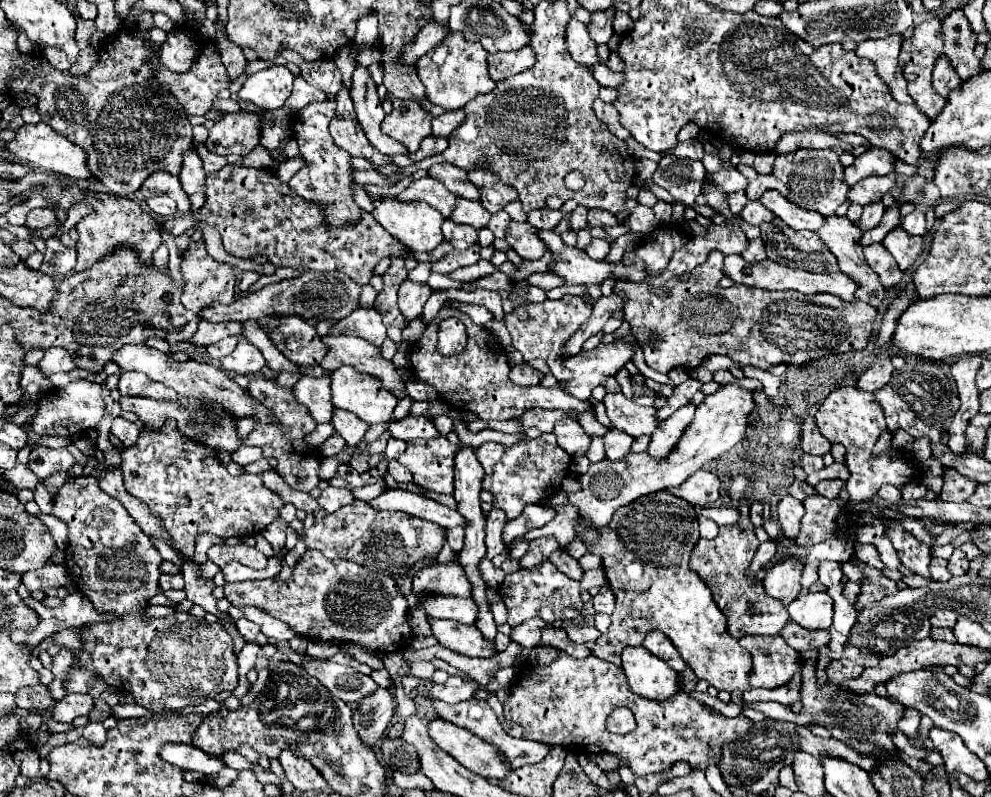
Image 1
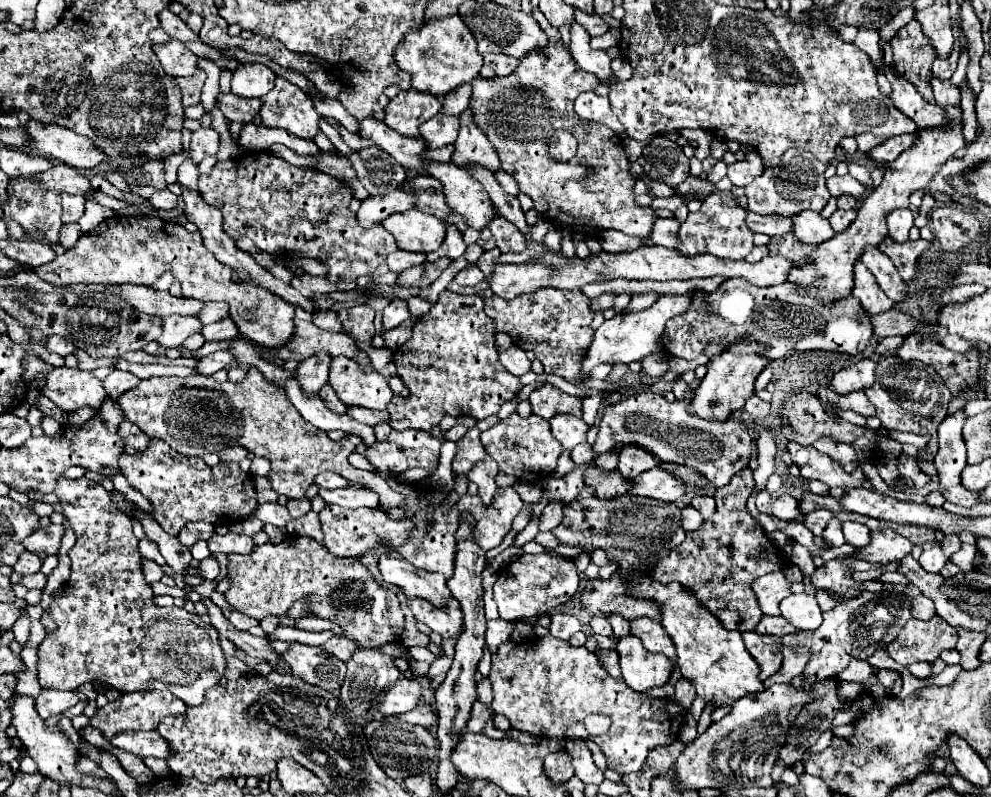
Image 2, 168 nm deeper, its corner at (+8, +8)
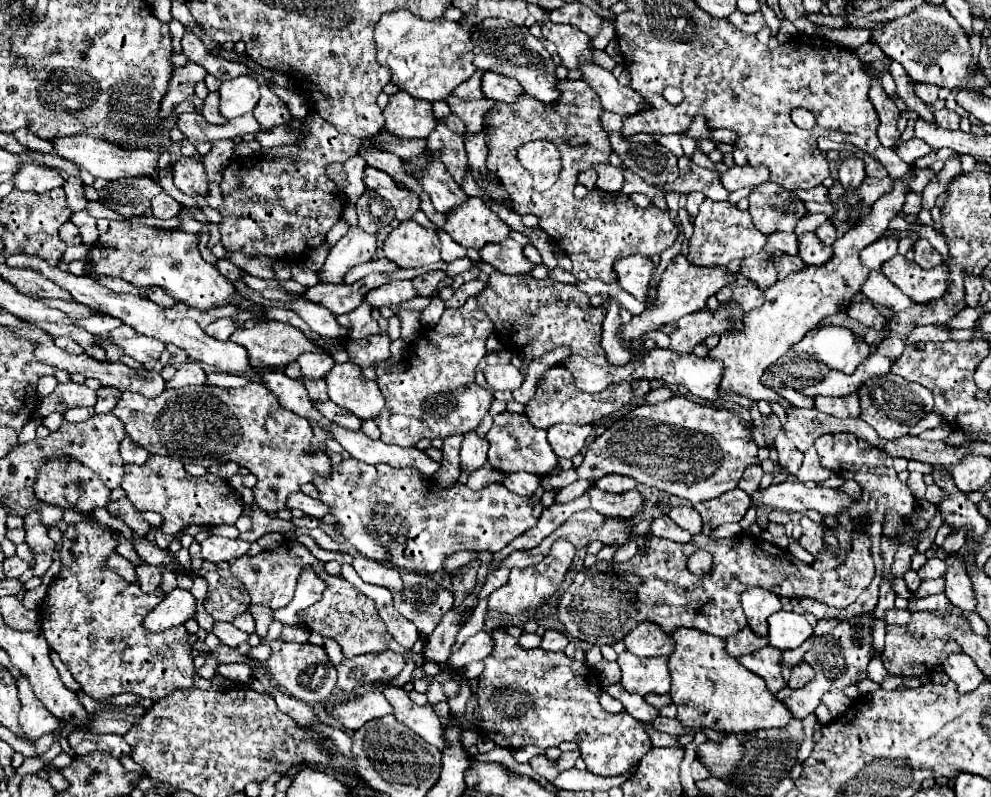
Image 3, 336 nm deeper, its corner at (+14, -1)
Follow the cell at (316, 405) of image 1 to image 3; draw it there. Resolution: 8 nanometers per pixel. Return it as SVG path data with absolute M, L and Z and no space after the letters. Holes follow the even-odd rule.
M304 354L298 360L302 368L302 378L304 380L318 380L324 378L328 368L332 368L334 358L330 354Z

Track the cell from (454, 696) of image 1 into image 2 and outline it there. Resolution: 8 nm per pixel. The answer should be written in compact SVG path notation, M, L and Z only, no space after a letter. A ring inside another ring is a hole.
M398 679L398 683L384 691L384 697L378 703L378 711L382 715L408 713L420 703L420 693L422 685L416 679Z

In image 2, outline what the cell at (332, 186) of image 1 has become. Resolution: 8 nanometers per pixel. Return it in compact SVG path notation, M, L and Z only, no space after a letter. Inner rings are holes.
M276 77L274 89L262 97L262 125L282 127L302 139L312 139L318 129L318 113L312 99L298 85Z

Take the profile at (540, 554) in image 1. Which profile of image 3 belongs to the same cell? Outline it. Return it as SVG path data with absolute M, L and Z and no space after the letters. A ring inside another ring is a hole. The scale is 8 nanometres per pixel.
M576 480L576 482L572 482L570 486L562 488L562 490L556 494L554 504L566 504L566 502L570 502L570 500L578 498L578 496L588 488L588 486L590 486L590 482L588 482L588 480Z

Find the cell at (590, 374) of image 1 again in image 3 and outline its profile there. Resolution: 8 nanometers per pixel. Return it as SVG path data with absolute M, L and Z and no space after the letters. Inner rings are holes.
M678 254L670 260L666 272L662 274L662 280L658 284L658 298L654 304L646 302L646 310L638 316L634 316L628 324L622 324L620 330L618 330L618 336L620 336L620 342L624 346L624 350L632 350L632 342L634 340L642 340L644 334L652 332L652 330L660 330L662 326L670 324L670 322L676 322L678 318L686 316L686 314L692 314L692 312L698 312L702 308L706 308L706 300L708 296L716 294L724 284L732 282L734 274L740 272L740 260L734 260L732 264L728 264L728 268L696 268L692 264L688 264L688 260Z

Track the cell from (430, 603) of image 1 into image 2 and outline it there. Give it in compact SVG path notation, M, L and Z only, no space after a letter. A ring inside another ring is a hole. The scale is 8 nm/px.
M380 555L378 569L384 581L400 587L406 597L420 597L434 603L436 607L444 607L450 599L450 589L446 587L444 575L416 569L414 565L406 563L406 559L398 559L394 555Z

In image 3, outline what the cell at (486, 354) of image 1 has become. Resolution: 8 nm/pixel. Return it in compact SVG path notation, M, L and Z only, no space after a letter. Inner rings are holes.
M468 298L462 308L446 308L440 322L432 328L424 328L414 342L408 344L408 356L406 356L406 368L402 372L382 374L378 376L378 386L386 398L386 408L380 412L380 416L374 418L382 432L382 442L396 444L400 448L412 448L422 438L448 438L454 434L464 434L468 430L474 430L482 418L488 414L494 394L480 384L476 384L474 374L478 362L486 356L486 340L492 334L492 322L480 308L476 308L476 298Z

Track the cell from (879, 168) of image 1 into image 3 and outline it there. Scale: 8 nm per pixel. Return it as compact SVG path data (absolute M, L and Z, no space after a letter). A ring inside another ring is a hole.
M910 138L910 140L902 142L902 144L896 148L896 154L898 154L906 164L914 164L916 158L926 156L928 152L930 152L928 144L924 144L924 140L920 140L920 138Z

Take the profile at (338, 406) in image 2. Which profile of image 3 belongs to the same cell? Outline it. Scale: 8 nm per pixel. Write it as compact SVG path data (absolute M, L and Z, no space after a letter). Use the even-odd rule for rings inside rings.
M320 378L320 380L304 380L306 388L308 388L308 394L314 402L320 402L320 400L328 400L328 394L326 394L326 382Z

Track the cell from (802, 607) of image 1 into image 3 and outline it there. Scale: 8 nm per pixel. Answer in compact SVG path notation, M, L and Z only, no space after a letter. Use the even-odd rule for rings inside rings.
M780 610L768 618L768 638L770 644L788 650L788 648L798 648L804 640L808 640L814 632L814 628L808 624L804 614L790 612L790 610Z

